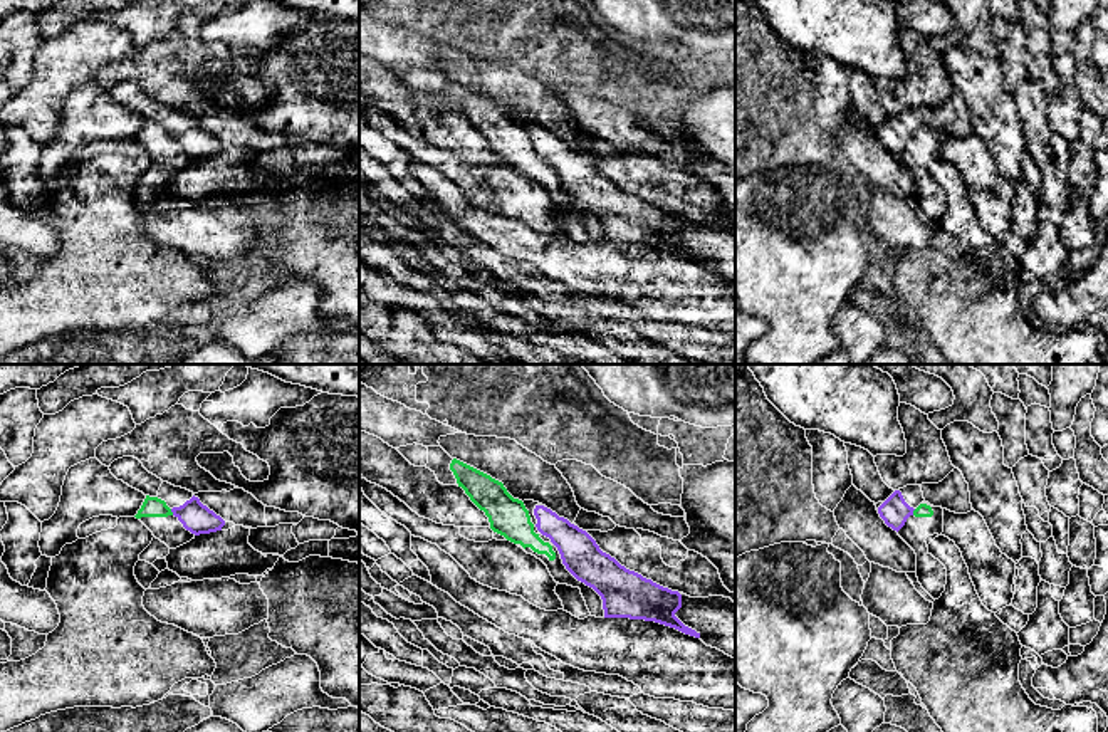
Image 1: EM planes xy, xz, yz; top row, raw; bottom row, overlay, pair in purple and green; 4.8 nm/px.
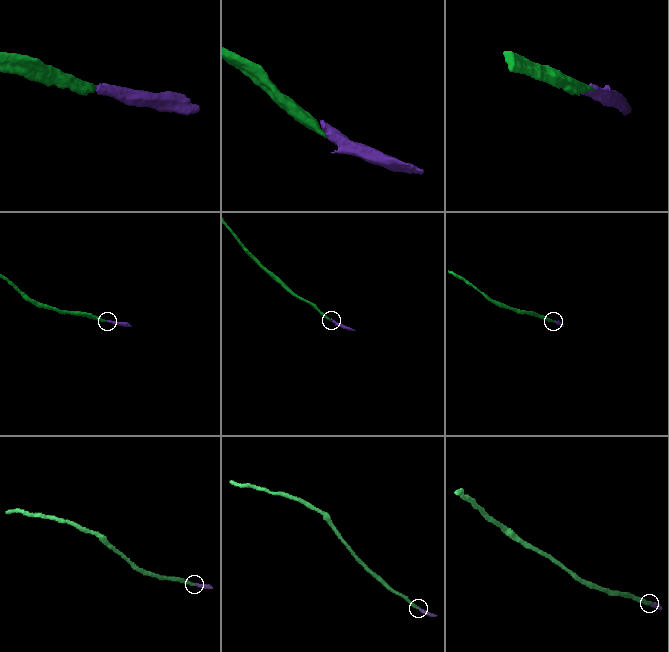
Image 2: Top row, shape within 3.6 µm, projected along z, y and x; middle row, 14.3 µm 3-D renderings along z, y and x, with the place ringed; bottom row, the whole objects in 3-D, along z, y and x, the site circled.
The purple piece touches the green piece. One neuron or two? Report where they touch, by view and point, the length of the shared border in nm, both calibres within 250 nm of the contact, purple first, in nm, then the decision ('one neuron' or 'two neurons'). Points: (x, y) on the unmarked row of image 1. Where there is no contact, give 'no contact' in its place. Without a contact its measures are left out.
xy (172, 135) | 40 nm | 140/100 nm | two neurons

